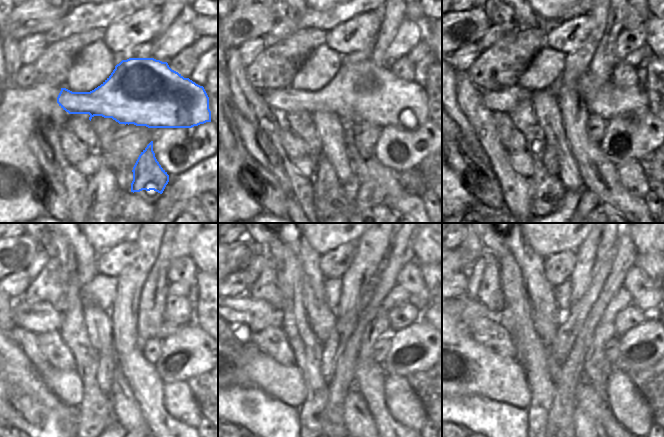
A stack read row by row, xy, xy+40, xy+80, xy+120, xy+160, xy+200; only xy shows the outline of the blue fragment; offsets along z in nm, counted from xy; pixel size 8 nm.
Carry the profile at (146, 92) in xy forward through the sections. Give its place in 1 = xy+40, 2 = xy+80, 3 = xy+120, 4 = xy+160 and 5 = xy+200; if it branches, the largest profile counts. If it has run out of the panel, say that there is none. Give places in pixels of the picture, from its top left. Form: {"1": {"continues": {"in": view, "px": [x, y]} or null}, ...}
{"1": {"continues": {"in": "xy+40", "px": [362, 91]}}, "2": {"continues": {"in": "xy+80", "px": [609, 101]}}, "3": {"continues": {"in": "xy+120", "px": [22, 313]}}, "4": {"continues": {"in": "xy+160", "px": [245, 311]}}, "5": {"continues": {"in": "xy+200", "px": [466, 310]}}}

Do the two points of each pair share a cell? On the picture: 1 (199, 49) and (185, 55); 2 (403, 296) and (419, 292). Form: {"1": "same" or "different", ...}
{"1": "different", "2": "different"}

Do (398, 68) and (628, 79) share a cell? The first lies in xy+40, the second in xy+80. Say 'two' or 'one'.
one

